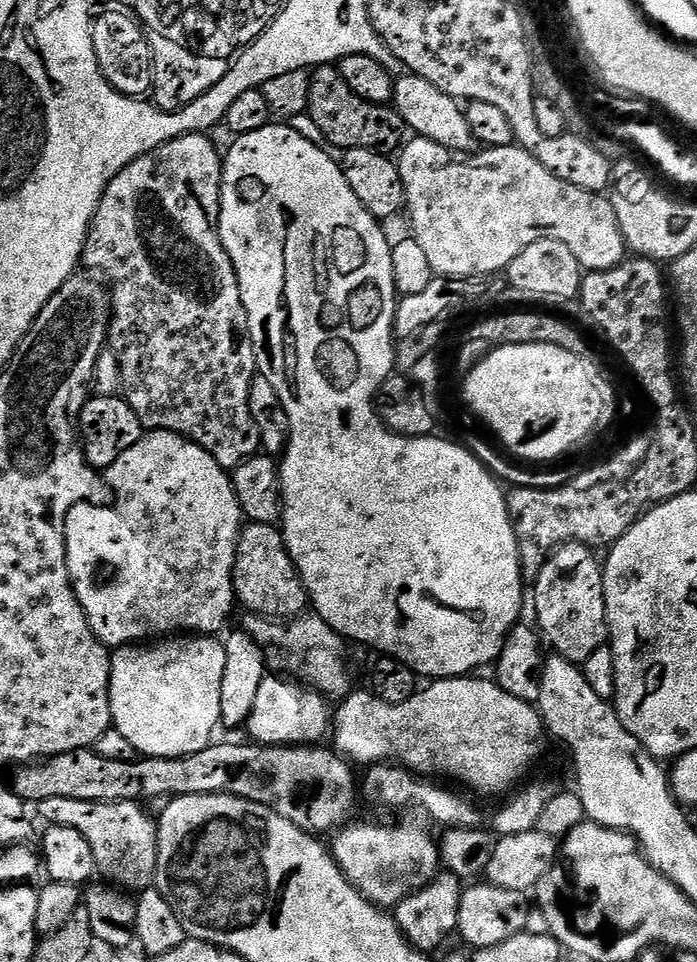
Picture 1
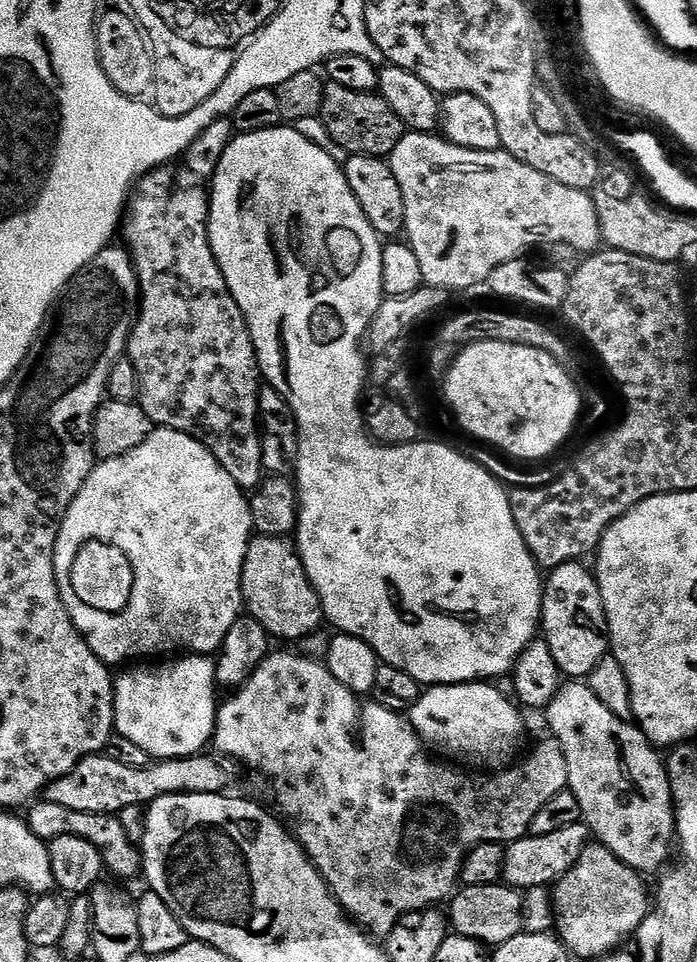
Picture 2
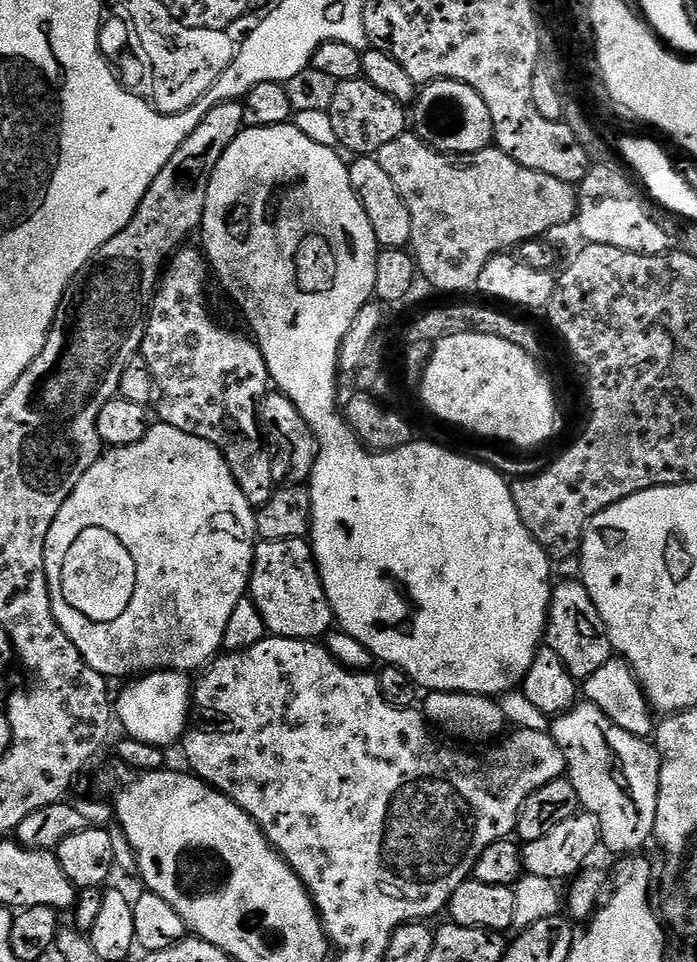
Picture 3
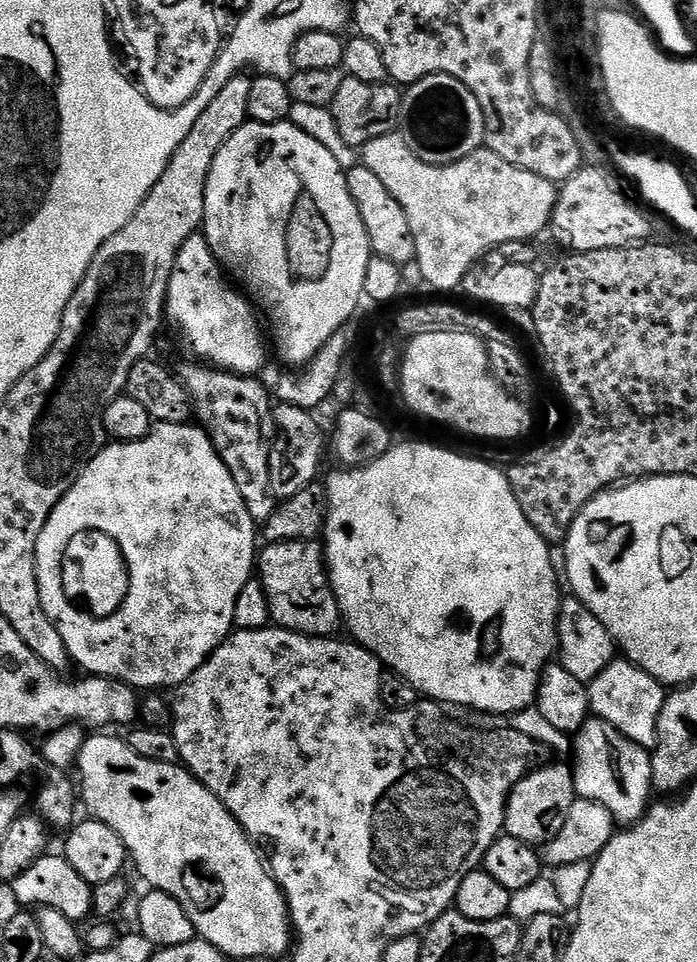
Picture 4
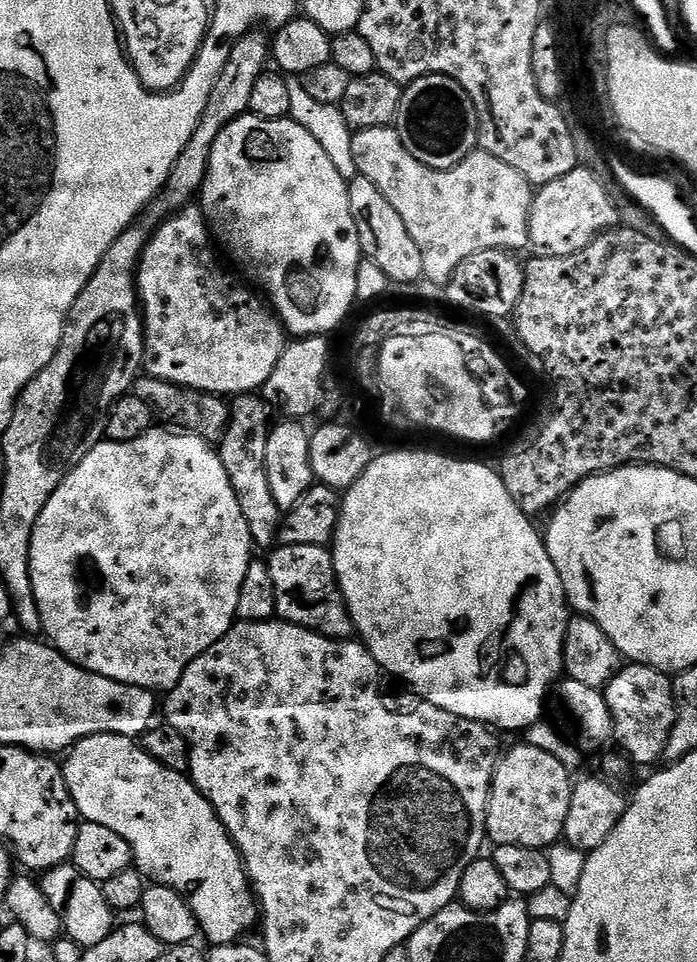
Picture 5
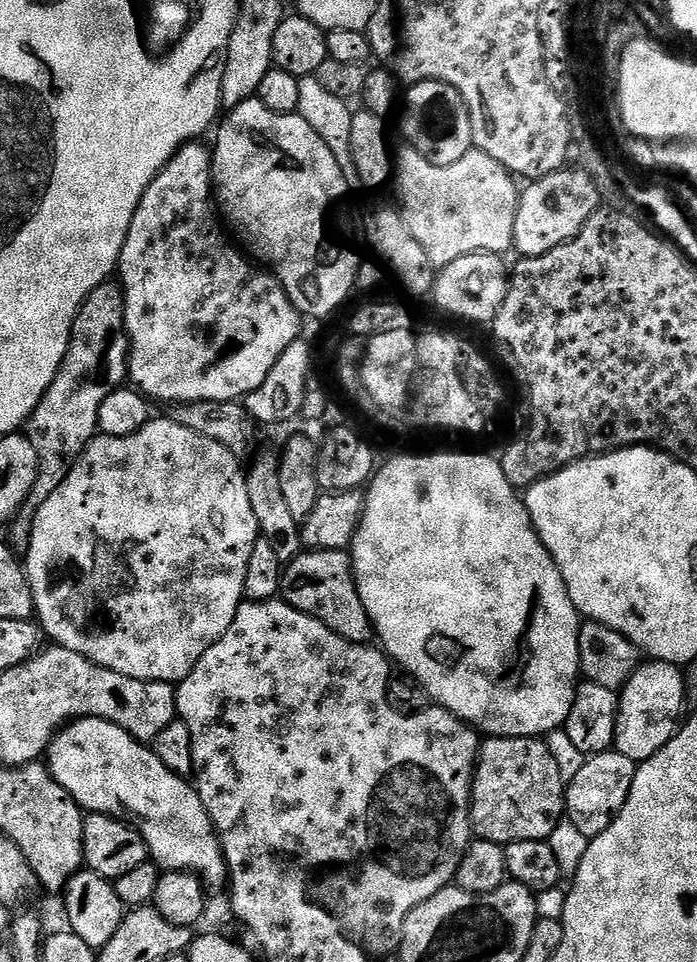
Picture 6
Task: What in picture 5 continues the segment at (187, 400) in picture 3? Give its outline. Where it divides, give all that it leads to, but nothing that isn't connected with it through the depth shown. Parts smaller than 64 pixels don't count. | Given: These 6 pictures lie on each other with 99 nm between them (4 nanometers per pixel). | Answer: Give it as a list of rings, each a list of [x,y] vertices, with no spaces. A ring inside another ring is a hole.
[[[245,394],[235,397],[230,404],[228,423],[219,441],[221,444],[218,444],[220,457],[230,474],[230,482],[238,494],[242,514],[246,514],[253,545],[257,549],[265,550],[271,549],[277,543],[282,519],[278,502],[274,502],[274,490],[270,490],[268,473],[268,447],[274,427],[272,416],[274,417],[273,409],[269,408],[263,395]]]

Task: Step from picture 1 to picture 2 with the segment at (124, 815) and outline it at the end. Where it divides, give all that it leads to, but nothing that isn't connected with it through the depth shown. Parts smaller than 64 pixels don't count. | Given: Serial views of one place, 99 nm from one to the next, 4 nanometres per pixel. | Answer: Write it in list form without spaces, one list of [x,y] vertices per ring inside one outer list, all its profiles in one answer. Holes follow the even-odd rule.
[[[41,799],[33,803],[27,809],[26,819],[30,830],[38,838],[45,842],[51,842],[63,836],[77,836],[86,838],[100,853],[104,859],[104,867],[109,873],[121,876],[121,881],[127,882],[131,876],[139,877],[142,872],[142,852],[139,847],[132,845],[132,840],[128,837],[128,832],[124,829],[123,819],[109,814],[86,814],[78,810],[66,810],[66,806],[54,806],[54,802]],[[29,811],[29,812],[28,812]],[[28,812],[28,813],[27,813]]]

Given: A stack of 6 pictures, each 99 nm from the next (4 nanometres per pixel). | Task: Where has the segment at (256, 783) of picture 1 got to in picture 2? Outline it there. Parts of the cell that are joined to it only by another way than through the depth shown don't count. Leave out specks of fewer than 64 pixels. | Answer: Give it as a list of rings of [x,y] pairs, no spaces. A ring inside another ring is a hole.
[[[106,754],[87,756],[74,766],[68,774],[58,778],[45,788],[43,799],[54,802],[54,806],[66,806],[66,810],[78,810],[86,814],[124,814],[127,808],[135,804],[147,806],[158,798],[185,792],[186,794],[224,794],[235,782],[233,765],[215,755],[197,754],[179,756],[177,760],[153,759],[145,768],[121,766]]]

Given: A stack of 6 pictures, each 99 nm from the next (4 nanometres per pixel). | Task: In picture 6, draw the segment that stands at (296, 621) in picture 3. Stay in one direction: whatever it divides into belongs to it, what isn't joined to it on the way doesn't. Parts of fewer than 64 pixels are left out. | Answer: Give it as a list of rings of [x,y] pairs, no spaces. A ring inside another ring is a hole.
[[[301,551],[300,555],[291,560],[284,569],[284,577],[280,583],[280,596],[284,603],[294,606],[294,610],[322,622],[330,630],[334,630],[334,634],[350,642],[367,644],[373,639],[372,623],[356,589],[352,557],[347,551]]]

